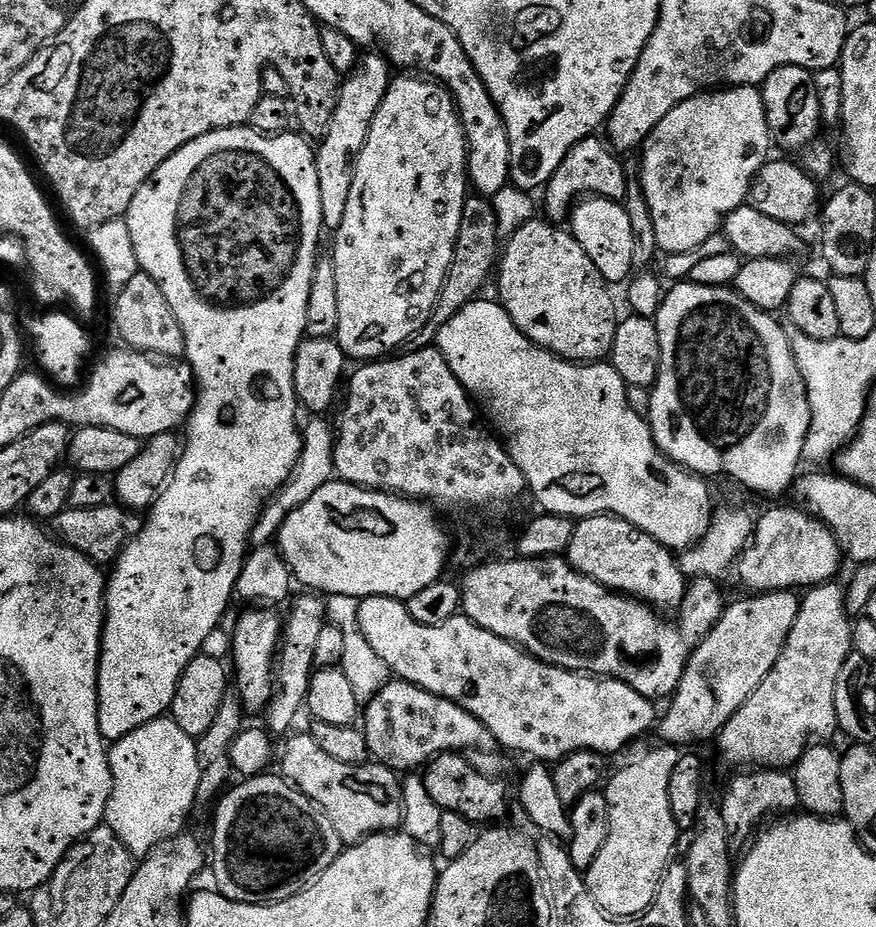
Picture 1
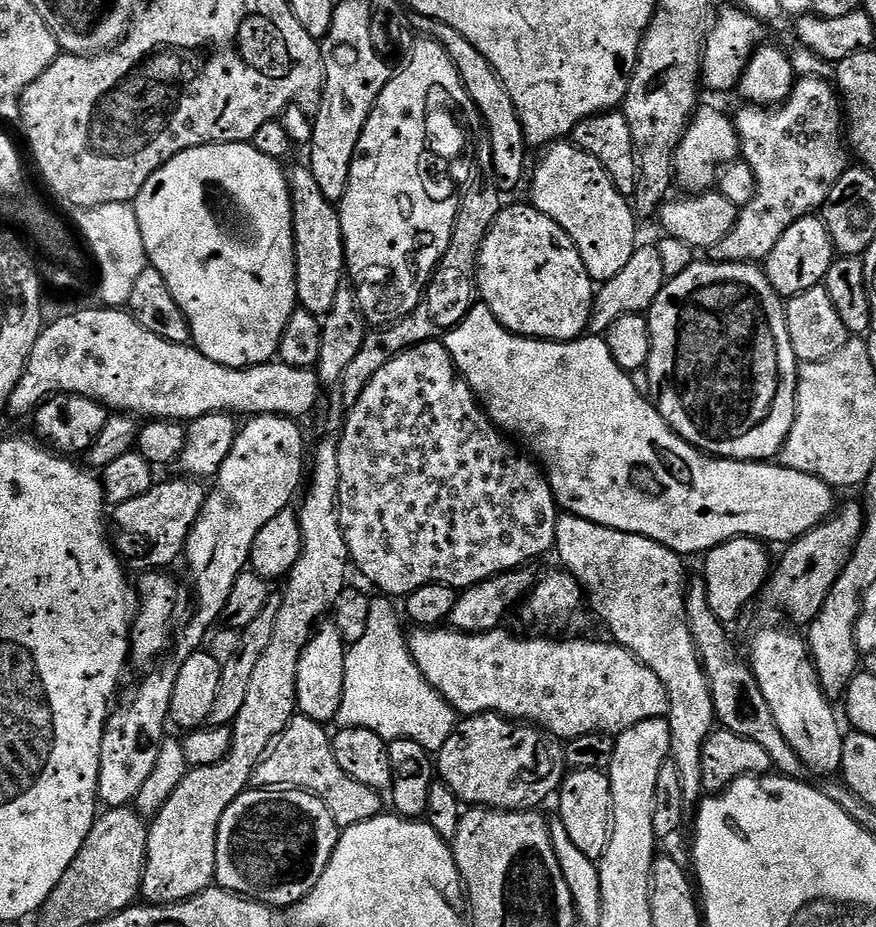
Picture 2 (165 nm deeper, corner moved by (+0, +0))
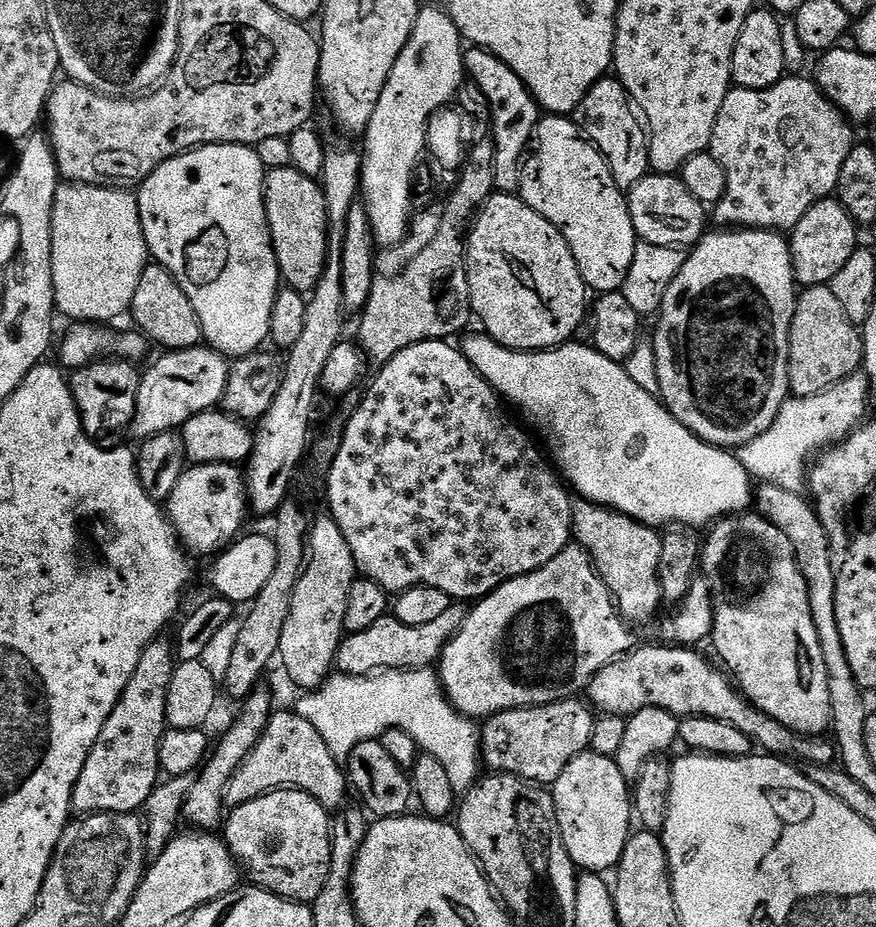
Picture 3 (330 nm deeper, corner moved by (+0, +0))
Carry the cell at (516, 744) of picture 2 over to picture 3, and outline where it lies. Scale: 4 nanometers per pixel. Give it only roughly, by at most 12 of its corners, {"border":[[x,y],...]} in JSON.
{"border":[[580,698],[499,712],[480,728],[483,767],[551,786],[589,751]]}

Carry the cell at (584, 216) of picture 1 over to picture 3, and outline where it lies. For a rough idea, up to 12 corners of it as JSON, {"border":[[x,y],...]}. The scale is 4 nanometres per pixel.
{"border":[[575,119],[536,123],[518,195],[593,293],[638,243],[625,193]]}

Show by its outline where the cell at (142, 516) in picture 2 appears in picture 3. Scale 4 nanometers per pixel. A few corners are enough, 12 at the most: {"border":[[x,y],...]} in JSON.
{"border":[[234,464],[185,467],[166,515],[185,552],[223,552],[250,516]]}

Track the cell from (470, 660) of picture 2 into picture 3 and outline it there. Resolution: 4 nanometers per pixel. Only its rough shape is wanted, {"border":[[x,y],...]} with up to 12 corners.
{"border":[[637,646],[588,683],[601,713],[661,708],[742,730],[769,756],[831,765],[831,739],[755,708],[688,646]]}

